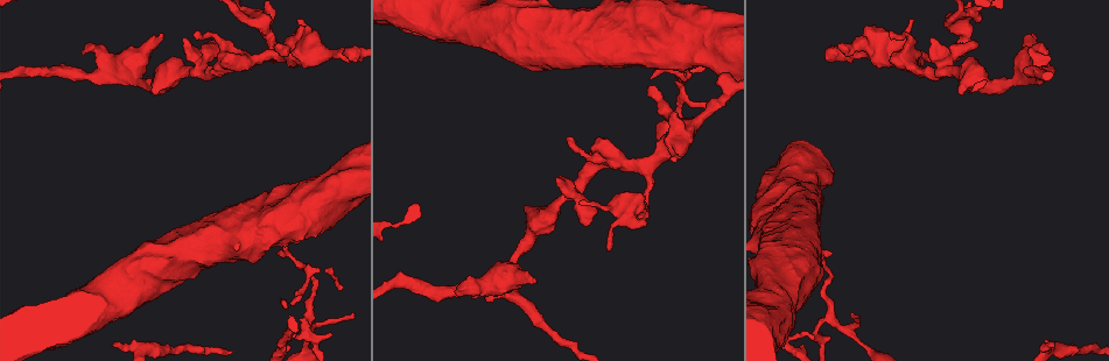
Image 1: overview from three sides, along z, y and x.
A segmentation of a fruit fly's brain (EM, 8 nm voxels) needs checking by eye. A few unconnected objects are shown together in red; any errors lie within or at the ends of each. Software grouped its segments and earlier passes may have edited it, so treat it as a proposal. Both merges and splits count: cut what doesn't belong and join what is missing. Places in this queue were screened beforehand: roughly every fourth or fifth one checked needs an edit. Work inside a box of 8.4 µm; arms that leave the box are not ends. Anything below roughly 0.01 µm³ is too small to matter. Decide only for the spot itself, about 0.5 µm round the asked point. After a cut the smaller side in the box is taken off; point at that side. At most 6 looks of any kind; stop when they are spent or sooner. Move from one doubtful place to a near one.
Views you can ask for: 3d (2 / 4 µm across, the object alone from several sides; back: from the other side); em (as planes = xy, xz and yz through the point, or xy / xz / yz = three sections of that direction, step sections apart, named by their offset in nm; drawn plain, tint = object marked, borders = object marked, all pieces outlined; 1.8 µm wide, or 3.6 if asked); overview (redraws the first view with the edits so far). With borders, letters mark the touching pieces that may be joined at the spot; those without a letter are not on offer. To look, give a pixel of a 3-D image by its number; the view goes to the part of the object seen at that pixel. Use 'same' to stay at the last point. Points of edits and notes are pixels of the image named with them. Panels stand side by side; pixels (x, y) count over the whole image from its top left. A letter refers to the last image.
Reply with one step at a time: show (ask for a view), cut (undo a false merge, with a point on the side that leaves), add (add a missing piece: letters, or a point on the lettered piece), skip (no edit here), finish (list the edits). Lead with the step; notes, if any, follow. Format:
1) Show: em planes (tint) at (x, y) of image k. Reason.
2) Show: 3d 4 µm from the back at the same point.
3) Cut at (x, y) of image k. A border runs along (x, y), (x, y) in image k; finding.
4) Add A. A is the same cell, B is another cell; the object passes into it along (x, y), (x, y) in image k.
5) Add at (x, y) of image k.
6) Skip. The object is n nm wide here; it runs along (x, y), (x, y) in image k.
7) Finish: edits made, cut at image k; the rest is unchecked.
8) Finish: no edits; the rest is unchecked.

Show: 3d 2 µm from the back at (197, 70) of image 1. Arms part here.

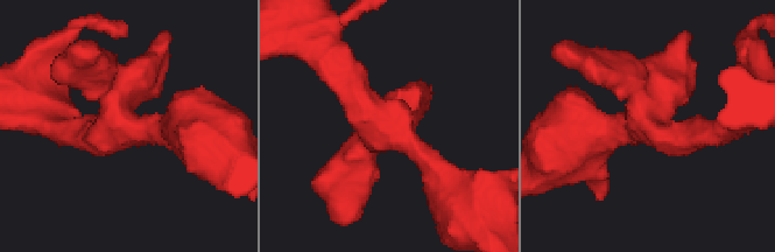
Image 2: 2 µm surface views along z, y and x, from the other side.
Show: em planes (borders) at (124, 128) of image 2. Now the EM.

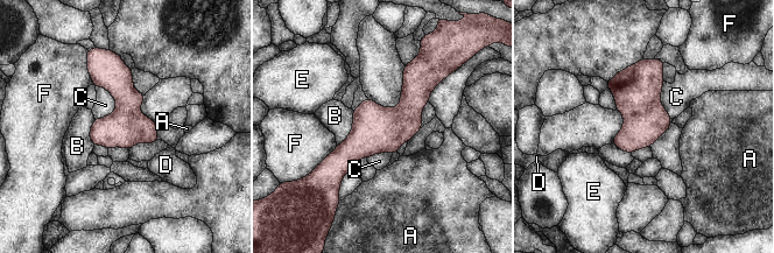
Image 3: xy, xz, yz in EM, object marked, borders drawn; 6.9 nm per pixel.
Skip. A, B, C, D, E and F are other cells; one neuron here.

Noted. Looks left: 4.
Show: 3d 4 µm at (839, 45) of image 1. Branch stops here.

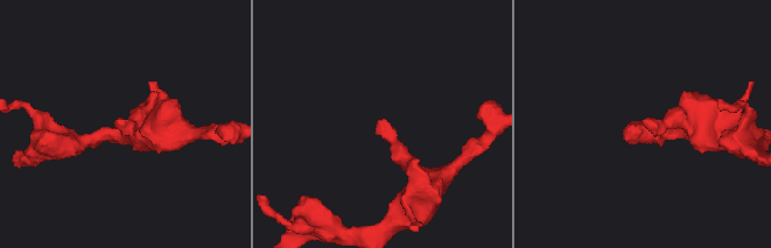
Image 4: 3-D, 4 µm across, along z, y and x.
Show: em yz step 16 (tint) at (116, 120) of image 4. Shape alone is not enough.

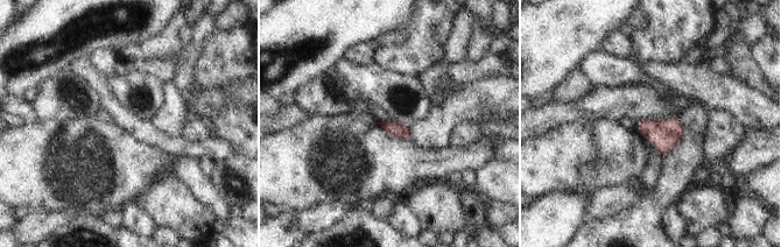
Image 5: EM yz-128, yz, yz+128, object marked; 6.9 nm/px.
Show: em planes (borders) at the same point.

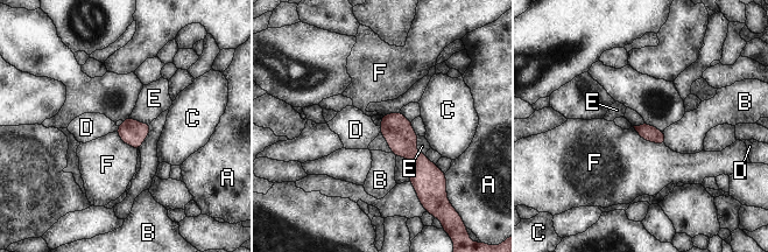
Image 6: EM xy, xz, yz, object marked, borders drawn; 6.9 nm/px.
Skip. The object is 110 nm wide here; the longest contact is with F, 260 nm; A, B, C, D, E and F are other cells; no lettered piece goes on from it.

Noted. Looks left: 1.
Finish: no edits; the rest is unchecked.

